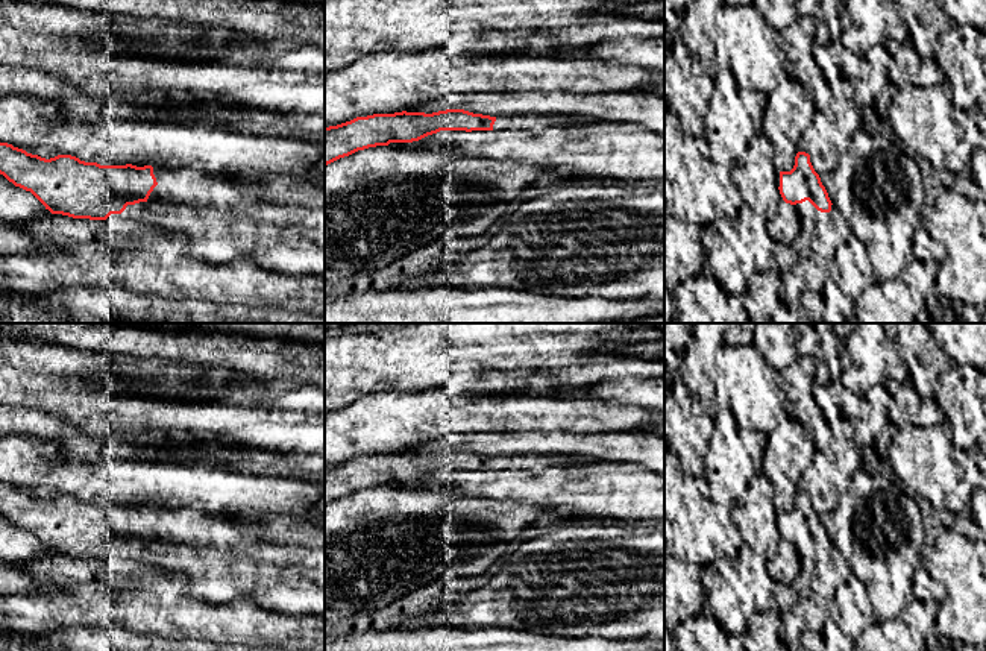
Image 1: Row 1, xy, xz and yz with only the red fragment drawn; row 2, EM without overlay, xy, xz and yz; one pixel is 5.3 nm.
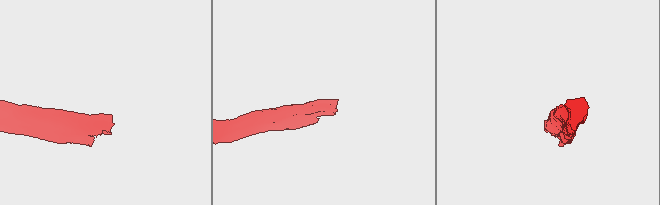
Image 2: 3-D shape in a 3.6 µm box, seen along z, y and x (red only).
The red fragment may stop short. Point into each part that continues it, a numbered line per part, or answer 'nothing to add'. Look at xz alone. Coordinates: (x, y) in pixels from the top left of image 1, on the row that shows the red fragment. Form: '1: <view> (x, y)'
1: xz (525, 122)

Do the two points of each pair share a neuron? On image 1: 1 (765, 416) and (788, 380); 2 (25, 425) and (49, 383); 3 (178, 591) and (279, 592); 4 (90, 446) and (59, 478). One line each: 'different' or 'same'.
1: different
2: different
3: different
4: different

